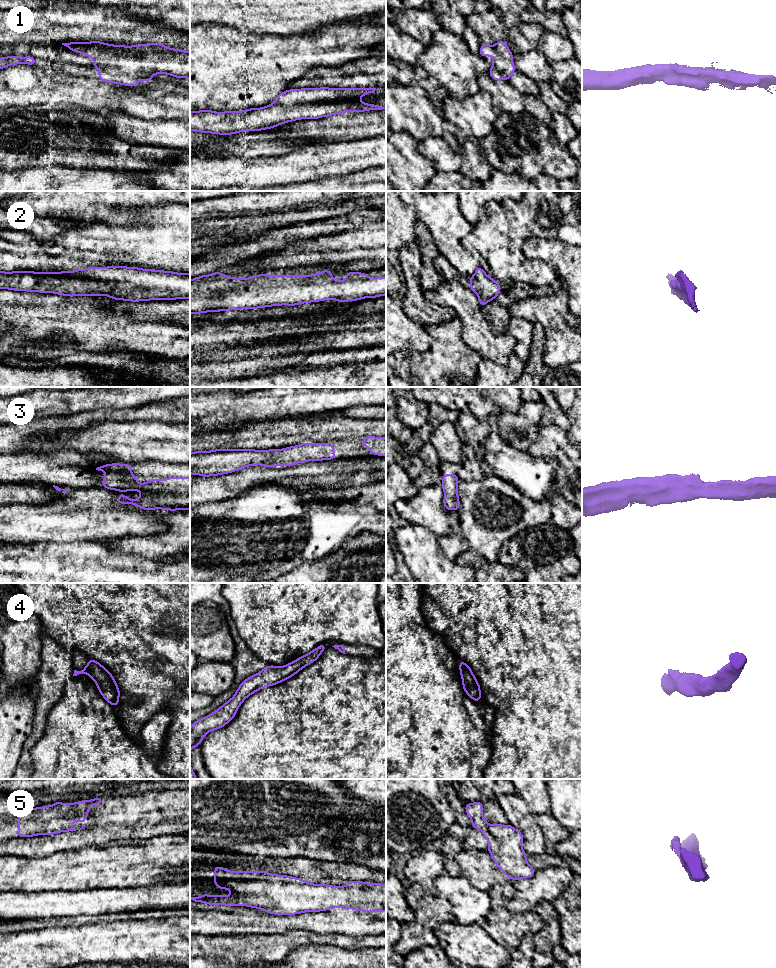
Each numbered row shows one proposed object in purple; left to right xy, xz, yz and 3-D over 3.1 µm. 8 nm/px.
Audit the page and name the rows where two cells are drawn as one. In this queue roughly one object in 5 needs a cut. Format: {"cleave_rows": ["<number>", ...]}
{"cleave_rows": ["5"]}

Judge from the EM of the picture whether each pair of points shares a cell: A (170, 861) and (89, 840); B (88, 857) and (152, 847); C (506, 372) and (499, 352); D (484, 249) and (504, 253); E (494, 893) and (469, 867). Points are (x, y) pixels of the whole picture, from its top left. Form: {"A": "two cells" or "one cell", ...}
{"A": "two cells", "B": "one cell", "C": "two cells", "D": "one cell", "E": "two cells"}

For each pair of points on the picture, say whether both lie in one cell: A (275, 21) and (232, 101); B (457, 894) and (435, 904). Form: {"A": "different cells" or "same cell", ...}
{"A": "different cells", "B": "different cells"}

